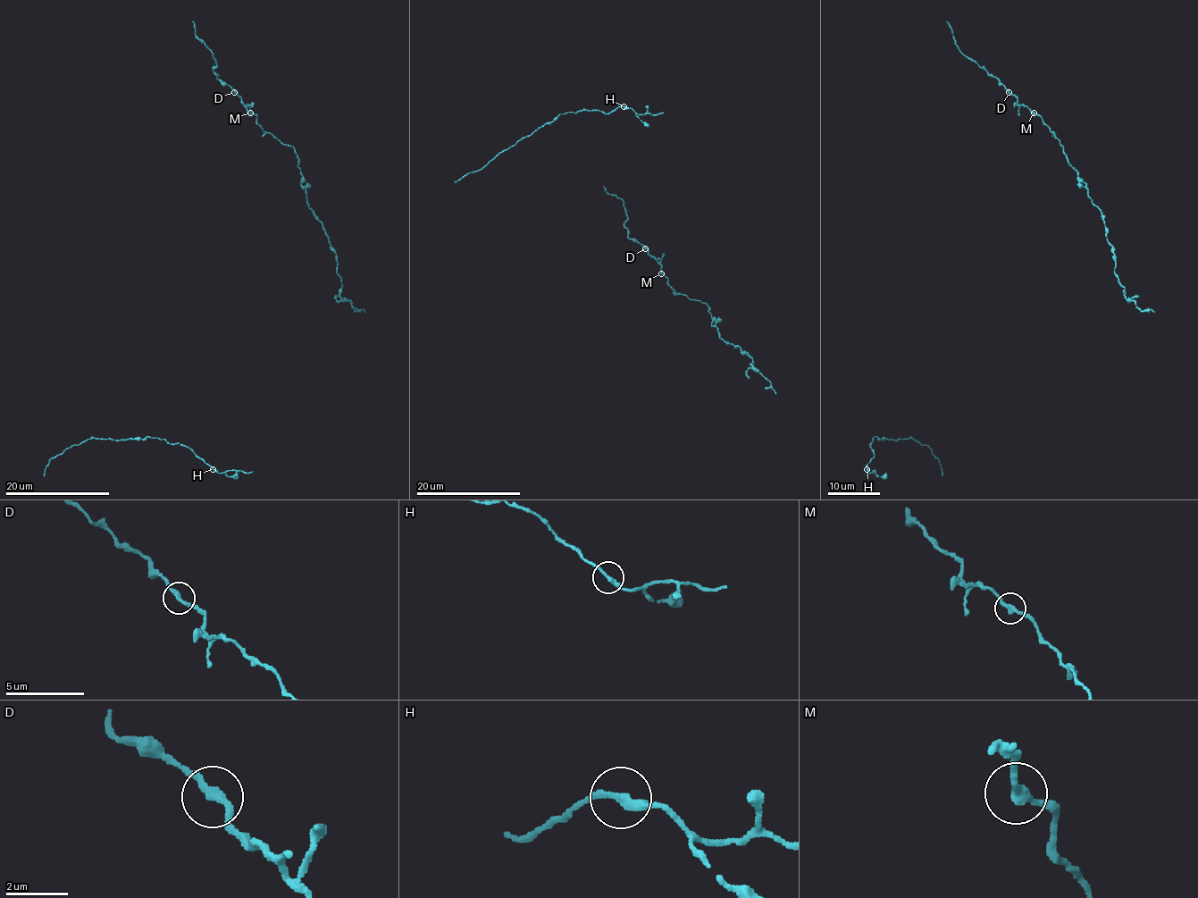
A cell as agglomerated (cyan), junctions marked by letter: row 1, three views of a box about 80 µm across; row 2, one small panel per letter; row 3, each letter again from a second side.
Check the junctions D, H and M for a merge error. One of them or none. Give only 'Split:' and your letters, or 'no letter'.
Split: no letter

